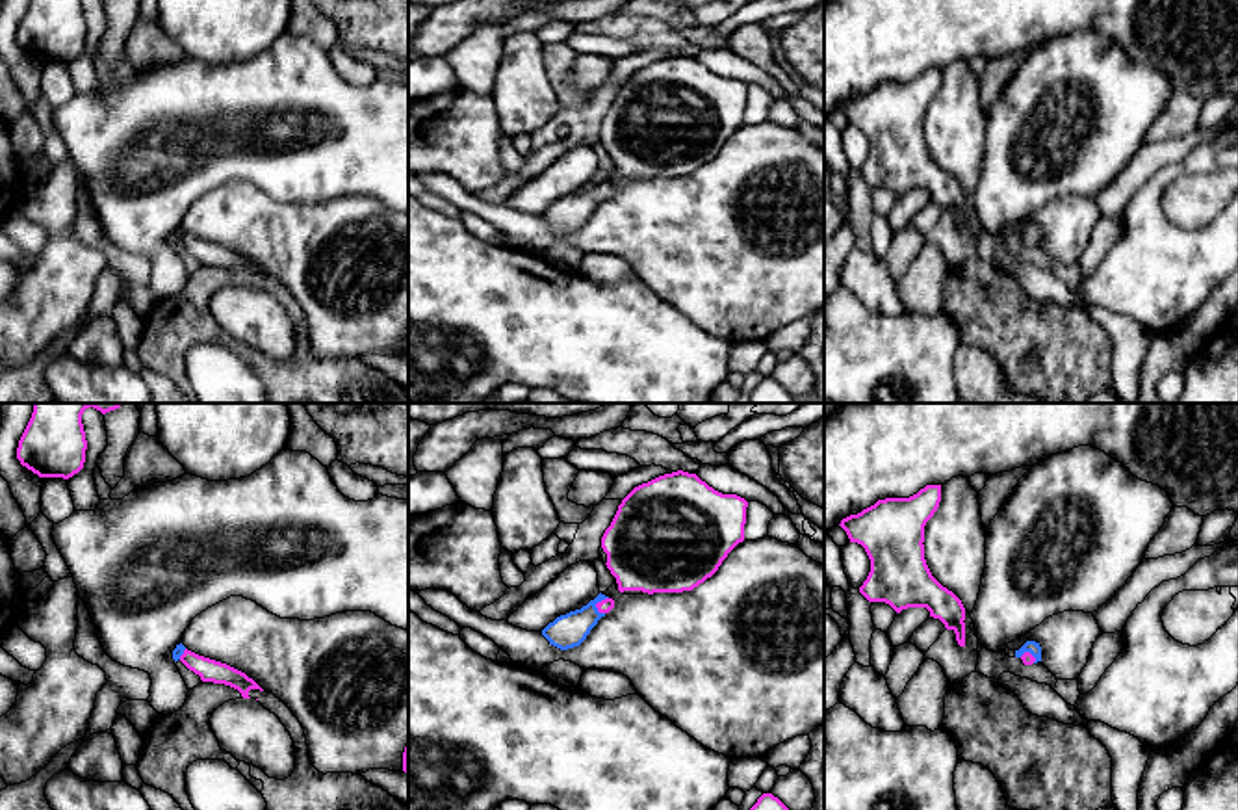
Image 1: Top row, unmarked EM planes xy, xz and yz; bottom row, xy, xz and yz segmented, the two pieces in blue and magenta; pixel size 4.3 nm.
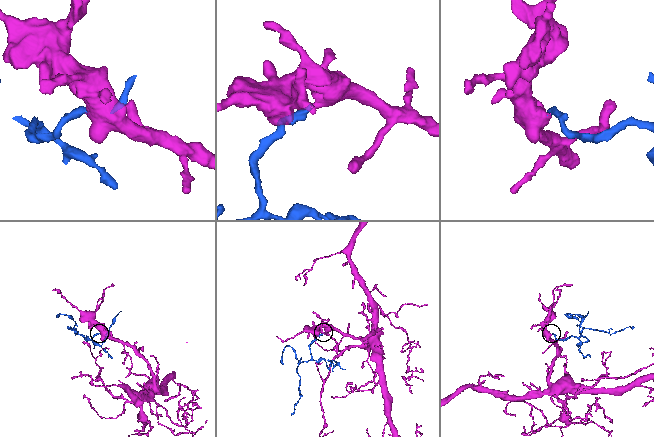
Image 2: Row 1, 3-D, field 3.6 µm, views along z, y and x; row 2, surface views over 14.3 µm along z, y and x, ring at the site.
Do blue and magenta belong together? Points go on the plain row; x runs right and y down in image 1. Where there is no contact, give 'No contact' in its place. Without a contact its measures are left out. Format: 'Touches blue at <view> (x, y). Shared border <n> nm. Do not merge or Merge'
Touches blue at xz (596, 186). Shared border 90 nm. Merge

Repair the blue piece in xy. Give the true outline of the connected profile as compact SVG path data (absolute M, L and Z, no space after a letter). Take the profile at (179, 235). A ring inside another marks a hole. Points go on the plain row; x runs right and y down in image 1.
M182 227L176 229L176 232L173 234L173 243L174 245L180 243L189 255L199 258L202 266L225 268L225 269L238 273L243 282L251 282L249 281L251 273L264 275L245 256L241 256L226 247L199 240L195 236L187 234Z

